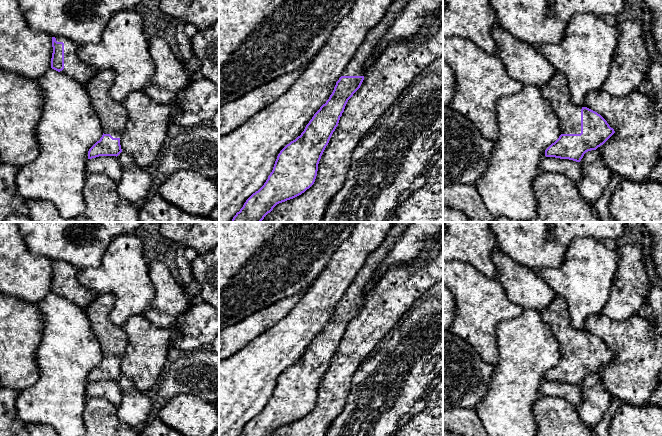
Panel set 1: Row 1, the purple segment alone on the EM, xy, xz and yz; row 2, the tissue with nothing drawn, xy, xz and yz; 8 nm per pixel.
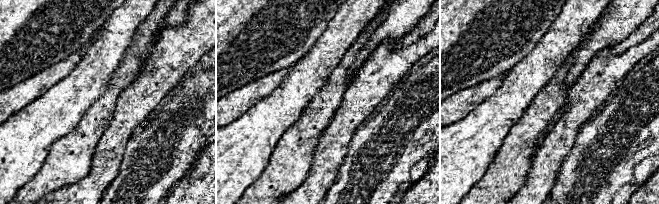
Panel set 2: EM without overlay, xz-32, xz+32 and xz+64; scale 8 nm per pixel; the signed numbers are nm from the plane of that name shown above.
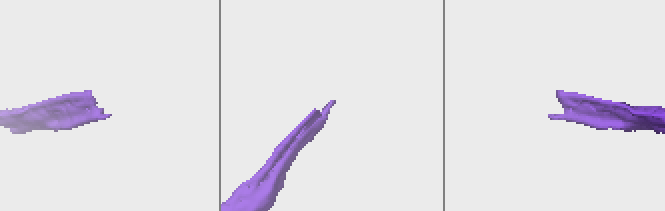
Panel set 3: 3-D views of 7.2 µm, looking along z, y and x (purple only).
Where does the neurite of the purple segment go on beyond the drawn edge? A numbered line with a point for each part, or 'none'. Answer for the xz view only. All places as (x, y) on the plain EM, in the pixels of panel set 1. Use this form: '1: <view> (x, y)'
1: xz (356, 291)

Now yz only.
1: yz (523, 286)

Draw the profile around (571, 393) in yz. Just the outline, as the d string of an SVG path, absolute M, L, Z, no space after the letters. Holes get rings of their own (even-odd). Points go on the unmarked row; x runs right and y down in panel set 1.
M545 380L541 384L540 391L544 396L563 398L576 407L583 401L580 387L569 383Z

